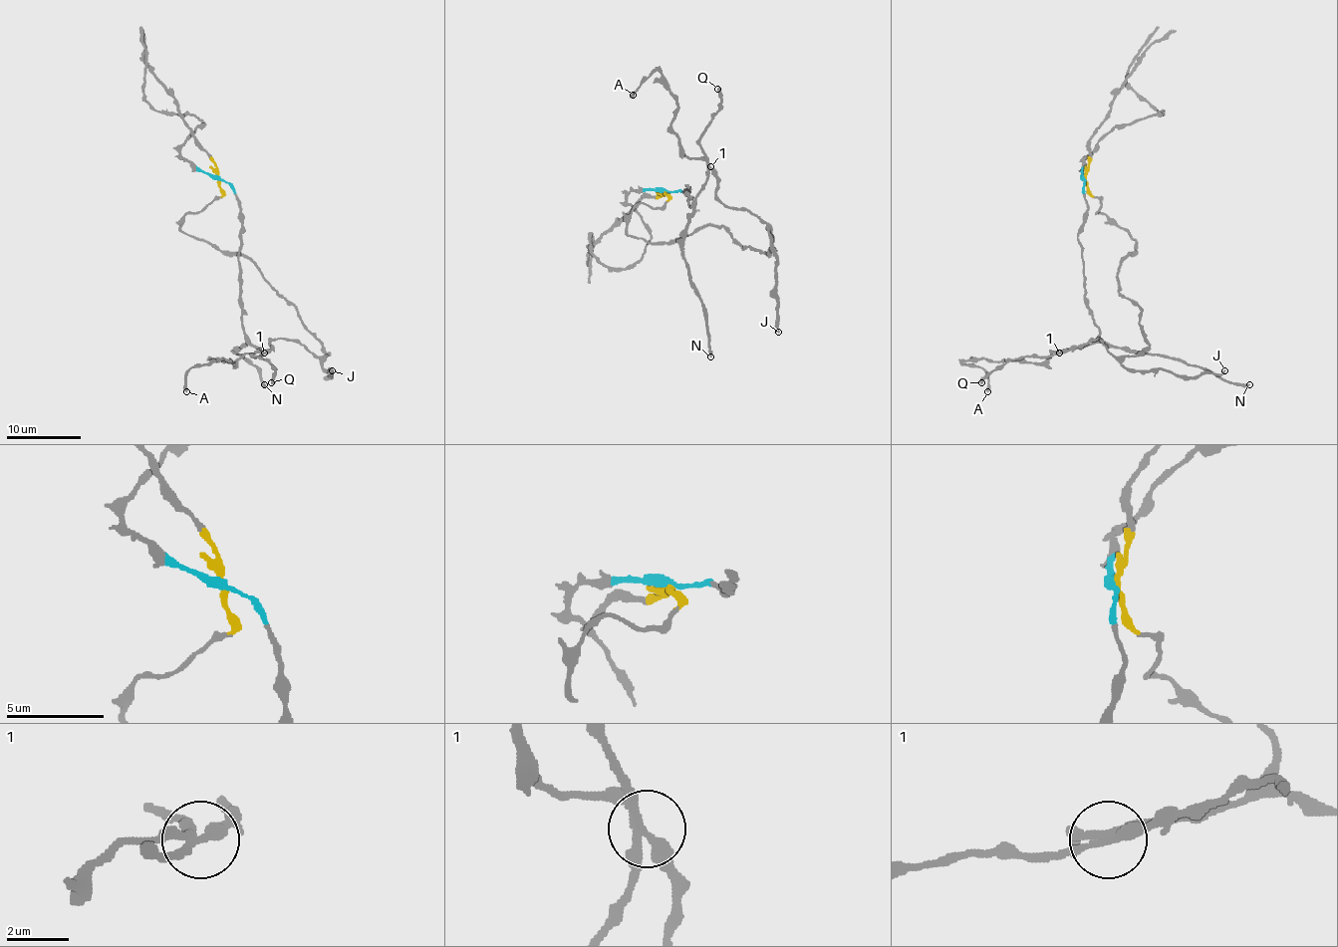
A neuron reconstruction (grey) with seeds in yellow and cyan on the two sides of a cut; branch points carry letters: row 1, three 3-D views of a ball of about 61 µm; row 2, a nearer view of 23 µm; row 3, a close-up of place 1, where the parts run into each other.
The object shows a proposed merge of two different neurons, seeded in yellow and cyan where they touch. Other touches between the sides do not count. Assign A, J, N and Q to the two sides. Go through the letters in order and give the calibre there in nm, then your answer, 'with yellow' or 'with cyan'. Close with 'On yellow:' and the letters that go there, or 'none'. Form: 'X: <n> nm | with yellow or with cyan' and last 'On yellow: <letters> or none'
A: 360 nm | with cyan
J: 180 nm | with yellow
N: 320 nm | with cyan
Q: 360 nm | with yellow
On yellow: J, Q

